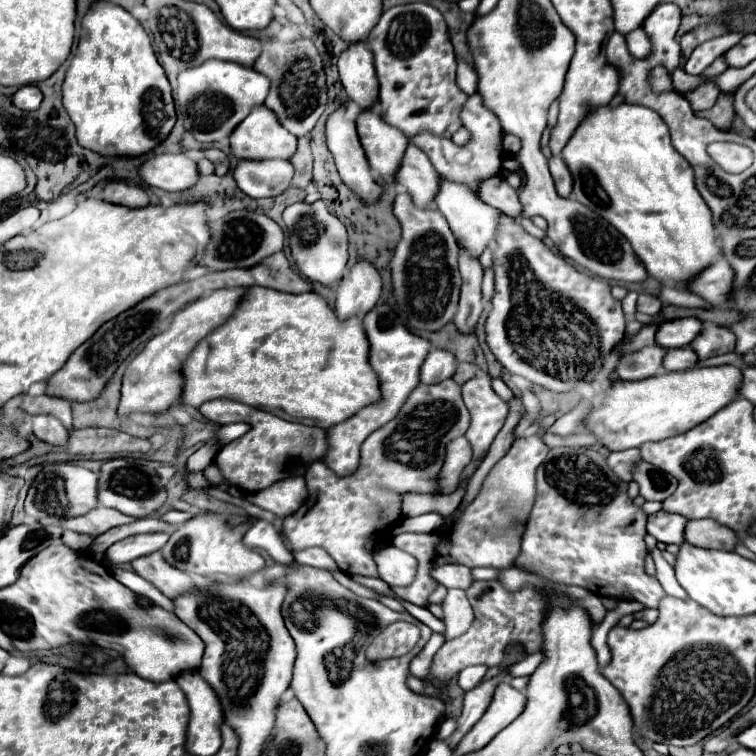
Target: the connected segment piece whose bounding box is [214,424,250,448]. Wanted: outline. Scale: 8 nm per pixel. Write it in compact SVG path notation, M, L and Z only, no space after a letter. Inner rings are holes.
M226 424L226 426L220 426L220 428L218 428L214 440L216 440L216 442L220 444L220 448L222 448L222 446L230 444L232 440L244 436L248 430L250 430L248 424Z

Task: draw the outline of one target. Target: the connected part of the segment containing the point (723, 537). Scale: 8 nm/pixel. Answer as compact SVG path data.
M690 520L686 524L686 542L704 548L732 552L738 542L738 534L716 520Z

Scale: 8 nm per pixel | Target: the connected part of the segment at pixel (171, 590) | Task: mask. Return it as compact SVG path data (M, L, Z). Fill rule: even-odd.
M152 552L148 556L140 556L132 562L134 572L138 572L142 578L152 582L164 596L176 598L176 594L182 594L184 590L192 590L194 580L184 574L182 570L168 564L160 552Z

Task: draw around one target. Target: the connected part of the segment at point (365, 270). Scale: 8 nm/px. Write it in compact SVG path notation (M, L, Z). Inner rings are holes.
M358 260L338 284L338 294L336 294L336 314L338 314L338 318L344 320L344 318L354 316L354 314L358 314L358 316L366 314L378 302L380 292L382 292L380 272L374 268L374 264L370 260Z

